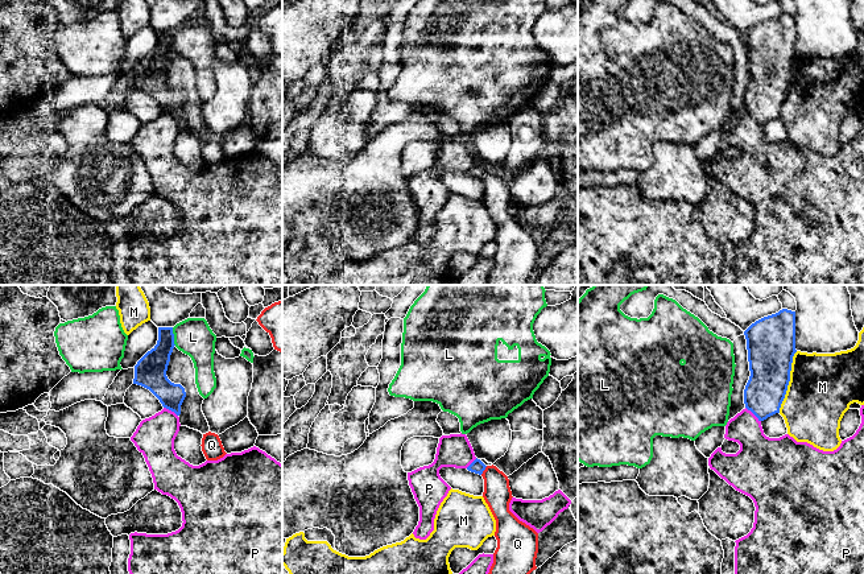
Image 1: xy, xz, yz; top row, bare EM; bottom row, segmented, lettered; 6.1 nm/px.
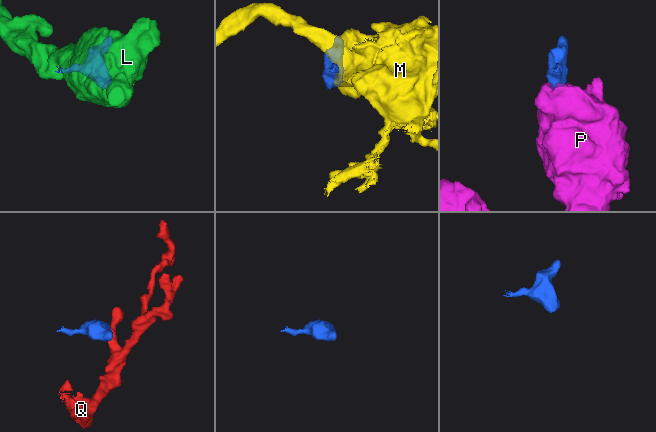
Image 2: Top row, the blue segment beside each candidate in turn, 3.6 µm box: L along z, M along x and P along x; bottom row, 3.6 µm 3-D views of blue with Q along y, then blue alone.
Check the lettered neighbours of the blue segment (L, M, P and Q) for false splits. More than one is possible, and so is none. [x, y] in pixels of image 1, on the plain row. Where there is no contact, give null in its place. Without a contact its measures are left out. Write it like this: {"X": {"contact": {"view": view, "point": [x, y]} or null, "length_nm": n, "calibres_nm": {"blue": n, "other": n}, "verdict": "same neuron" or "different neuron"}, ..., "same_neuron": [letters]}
{"L": {"contact": {"view": "xy", "point": [173, 41]}, "length_nm": 110, "calibres_nm": {"blue": 190, "other": 220}, "verdict": "different neuron"}, "M": {"contact": {"view": "yz", "point": [789, 85]}, "length_nm": 400, "calibres_nm": {"blue": 300, "other": 400}, "verdict": "different neuron"}, "P": {"contact": {"view": "yz", "point": [753, 118]}, "length_nm": 130, "calibres_nm": {"blue": 240, "other": 240}, "verdict": "different neuron"}, "Q": {"contact": {"view": "xz", "point": [484, 173]}, "length_nm": 70, "calibres_nm": {"blue": 80, "other": 170}, "verdict": "different neuron"}, "same_neuron": []}

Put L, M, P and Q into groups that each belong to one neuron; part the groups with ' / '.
L / M / P / Q

